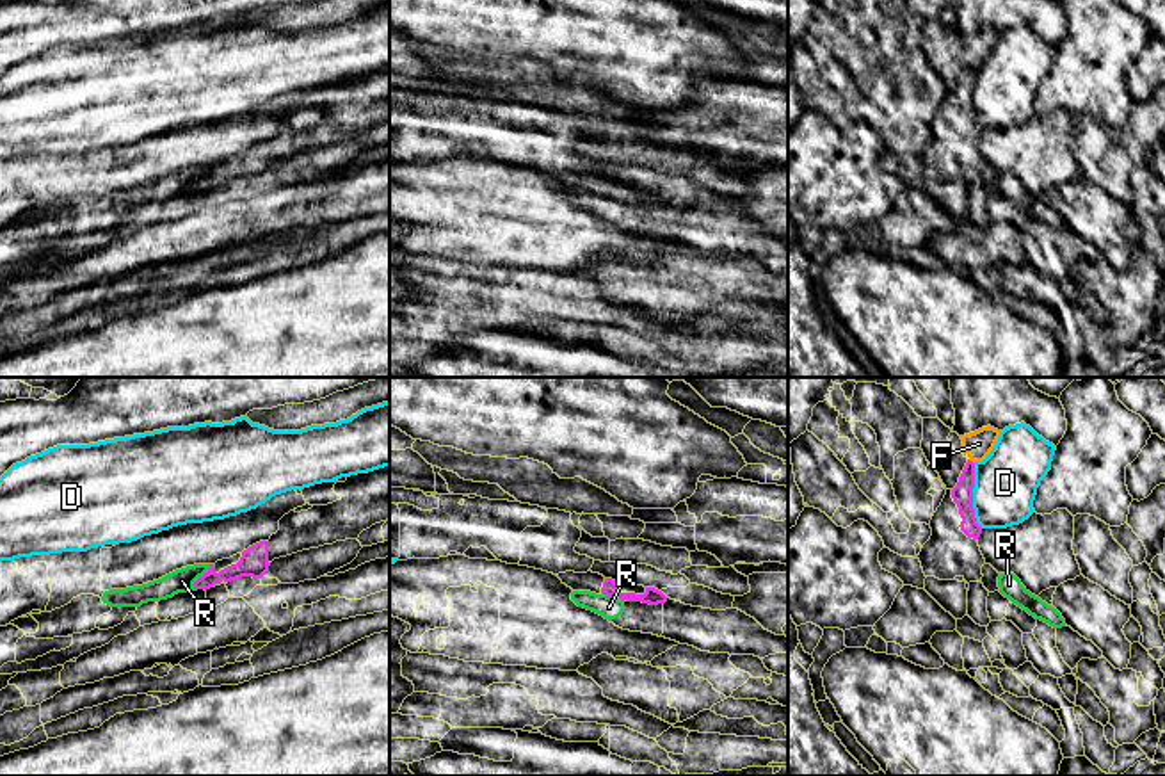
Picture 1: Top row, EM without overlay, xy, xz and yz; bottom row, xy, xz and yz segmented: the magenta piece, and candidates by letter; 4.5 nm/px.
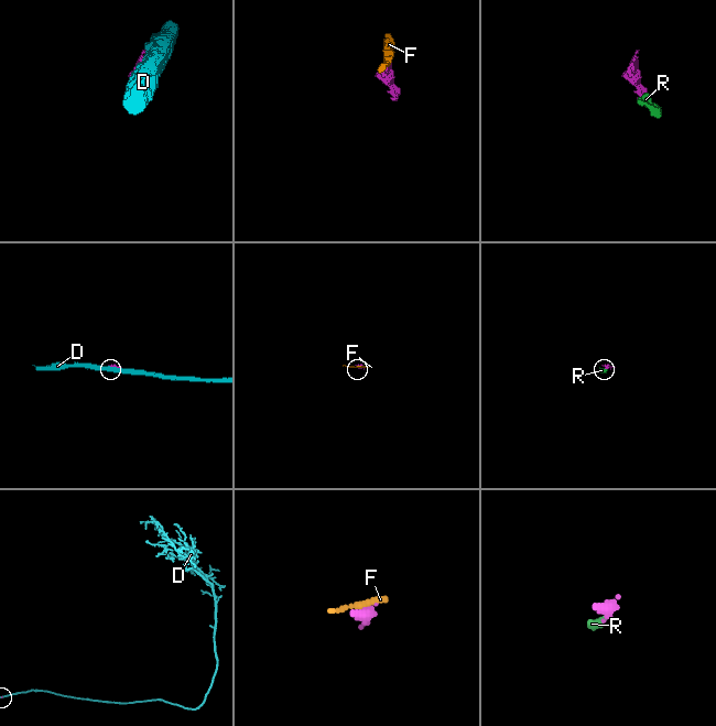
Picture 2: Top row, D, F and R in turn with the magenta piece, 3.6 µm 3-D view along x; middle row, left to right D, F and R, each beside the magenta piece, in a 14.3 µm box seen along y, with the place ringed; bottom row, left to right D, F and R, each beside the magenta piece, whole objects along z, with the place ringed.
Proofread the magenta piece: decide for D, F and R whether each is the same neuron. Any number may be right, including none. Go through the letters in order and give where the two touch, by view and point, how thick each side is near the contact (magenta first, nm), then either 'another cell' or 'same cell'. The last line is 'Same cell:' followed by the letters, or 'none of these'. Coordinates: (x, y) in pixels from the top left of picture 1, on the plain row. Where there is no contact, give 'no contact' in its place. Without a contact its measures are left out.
D: yz (972, 96) | 100/280 nm | another cell
F: yz (972, 63) | 100/120 nm | another cell
R: xy (200, 178) | 130/110 nm | another cell
Same cell: none of these

